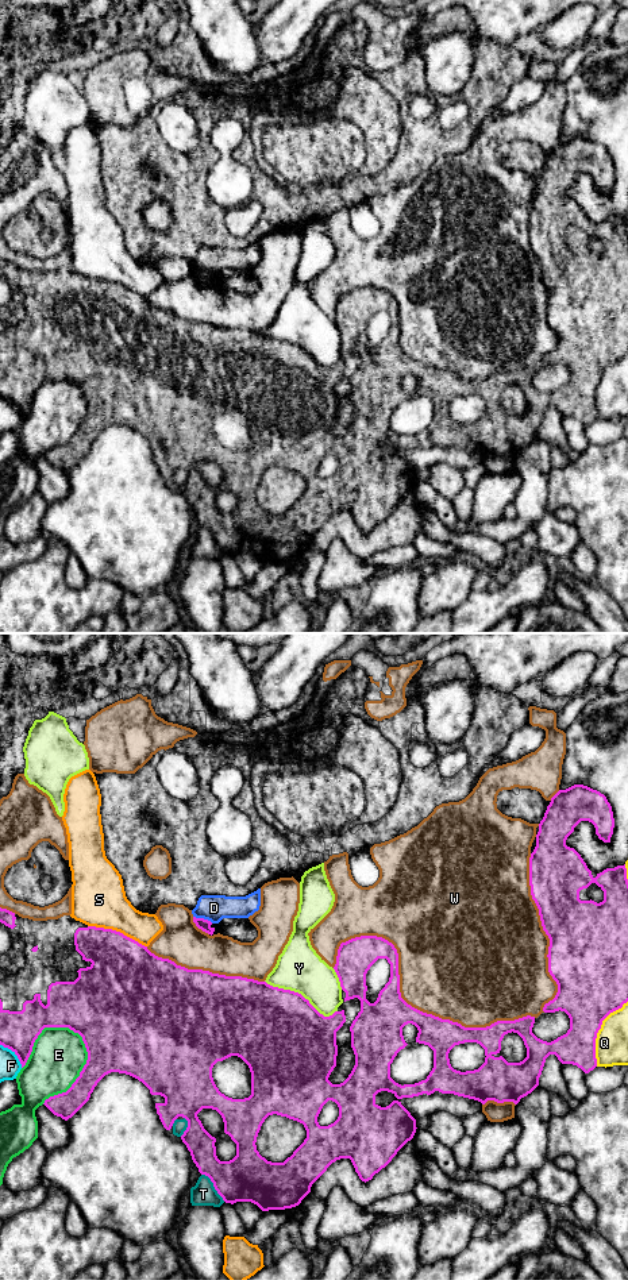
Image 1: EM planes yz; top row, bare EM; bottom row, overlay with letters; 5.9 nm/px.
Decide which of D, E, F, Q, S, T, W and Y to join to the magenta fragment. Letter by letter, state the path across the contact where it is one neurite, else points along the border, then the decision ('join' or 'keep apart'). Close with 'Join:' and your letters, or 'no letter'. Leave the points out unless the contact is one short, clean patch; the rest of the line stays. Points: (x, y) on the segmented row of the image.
D: border yz (193, 916), (212, 922); keep apart
E: keep apart
F: keep apart
Q: keep apart
S: keep apart
T: keep apart
W: keep apart
Y: keep apart
Join: no letter

